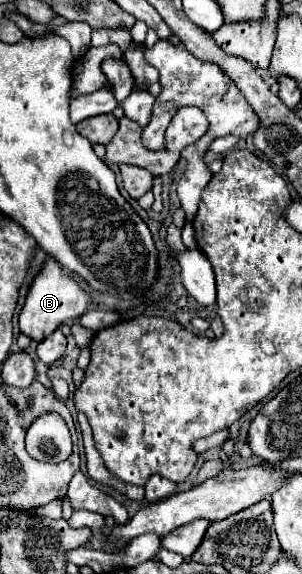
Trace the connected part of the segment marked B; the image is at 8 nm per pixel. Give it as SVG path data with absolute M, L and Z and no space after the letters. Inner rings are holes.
M51 258L45 262L43 270L39 272L39 276L33 280L31 288L29 288L29 294L27 294L27 300L25 300L25 306L19 314L19 328L21 328L21 334L29 336L31 340L35 342L41 342L45 340L53 330L57 330L61 324L69 322L69 320L75 320L79 318L85 310L89 310L93 304L89 300L89 294L83 292L79 288L79 284L69 278L61 266L57 262L53 262Z

